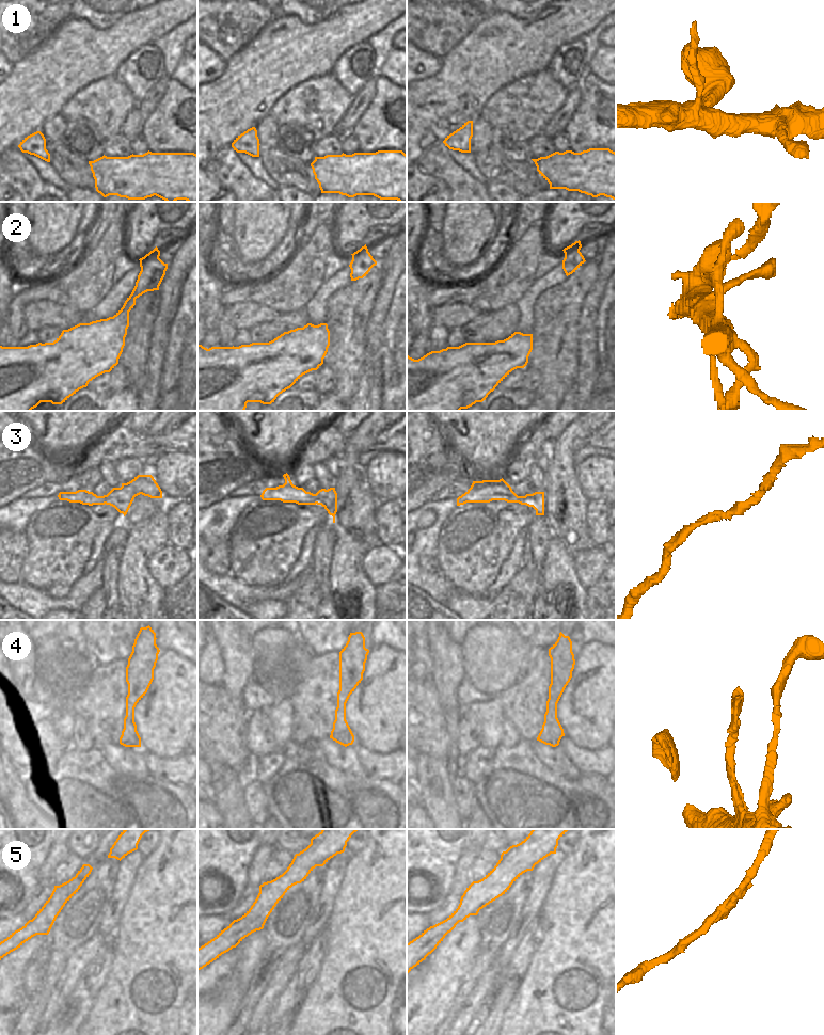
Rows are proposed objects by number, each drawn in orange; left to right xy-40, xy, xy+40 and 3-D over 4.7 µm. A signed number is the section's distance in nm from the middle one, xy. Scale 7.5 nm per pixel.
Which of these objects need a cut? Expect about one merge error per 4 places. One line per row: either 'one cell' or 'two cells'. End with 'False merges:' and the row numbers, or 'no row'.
1: one cell
2: one cell
3: one cell
4: one cell
5: one cell
False merges: no row

